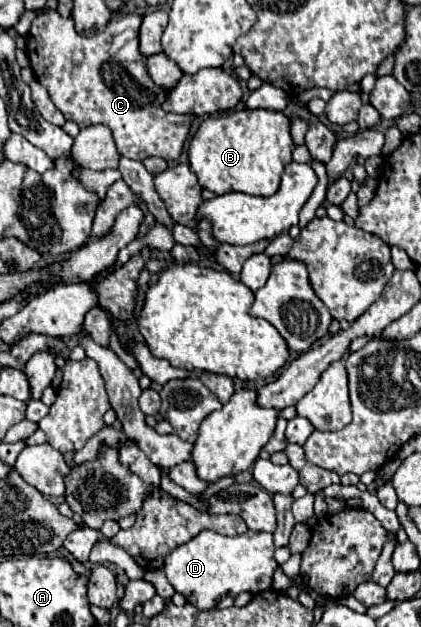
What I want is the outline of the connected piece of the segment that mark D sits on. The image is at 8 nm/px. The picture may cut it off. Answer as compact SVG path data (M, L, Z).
M201 531L191 541L173 549L163 565L163 571L177 593L199 611L213 609L225 595L237 597L243 591L261 593L271 587L277 561L273 557L273 535L263 531L247 531L227 537L215 531Z

